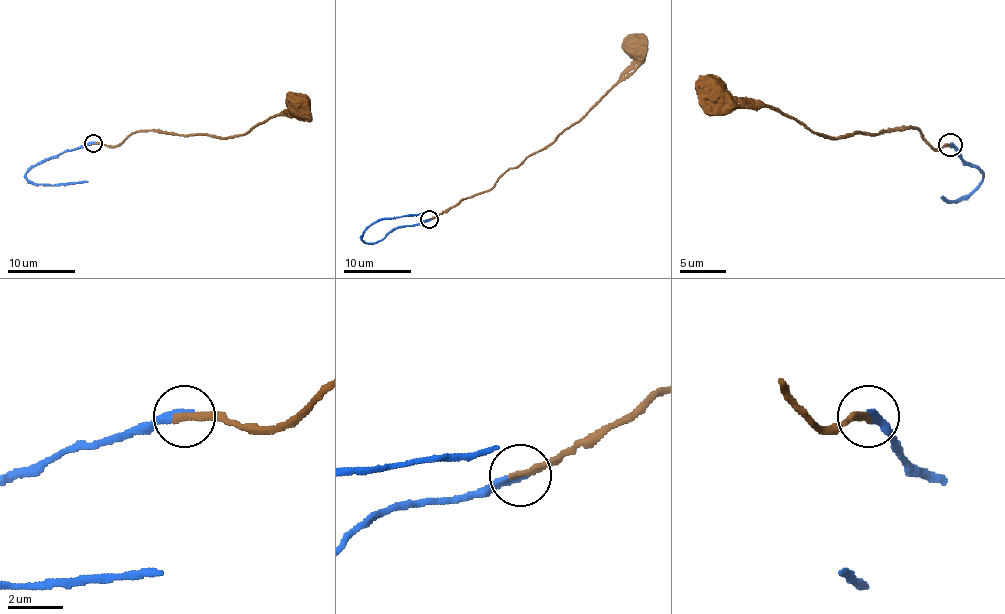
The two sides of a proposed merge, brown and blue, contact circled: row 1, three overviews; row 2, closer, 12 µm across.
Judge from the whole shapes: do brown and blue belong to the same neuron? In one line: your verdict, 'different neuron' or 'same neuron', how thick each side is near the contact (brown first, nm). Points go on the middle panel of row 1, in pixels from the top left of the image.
same neuron | 280/280 nm

